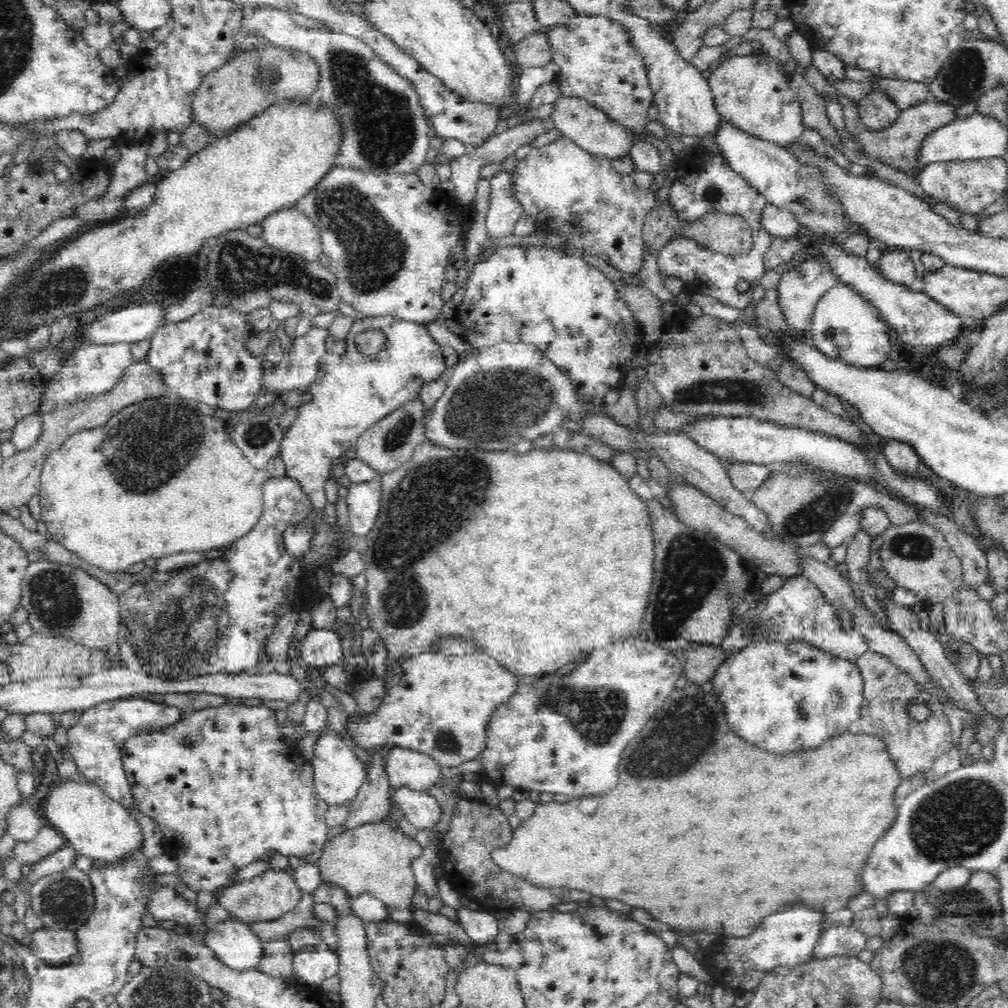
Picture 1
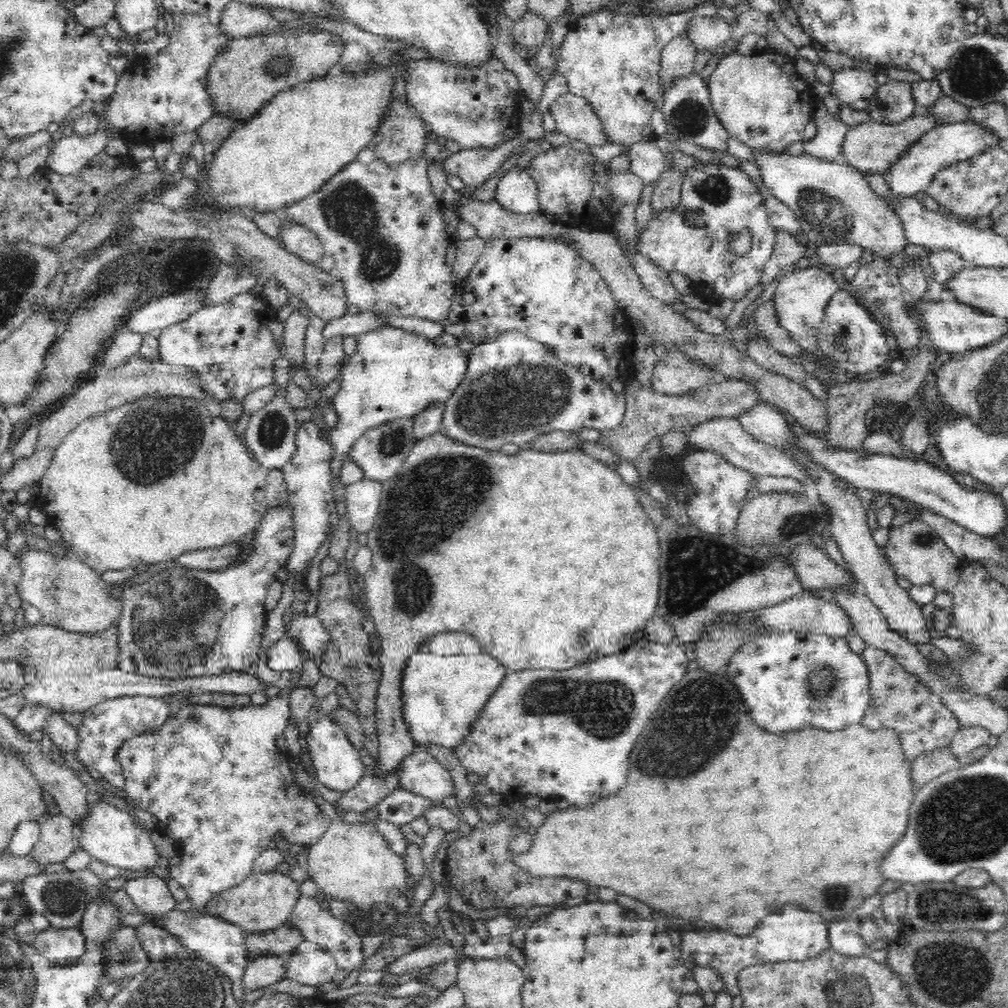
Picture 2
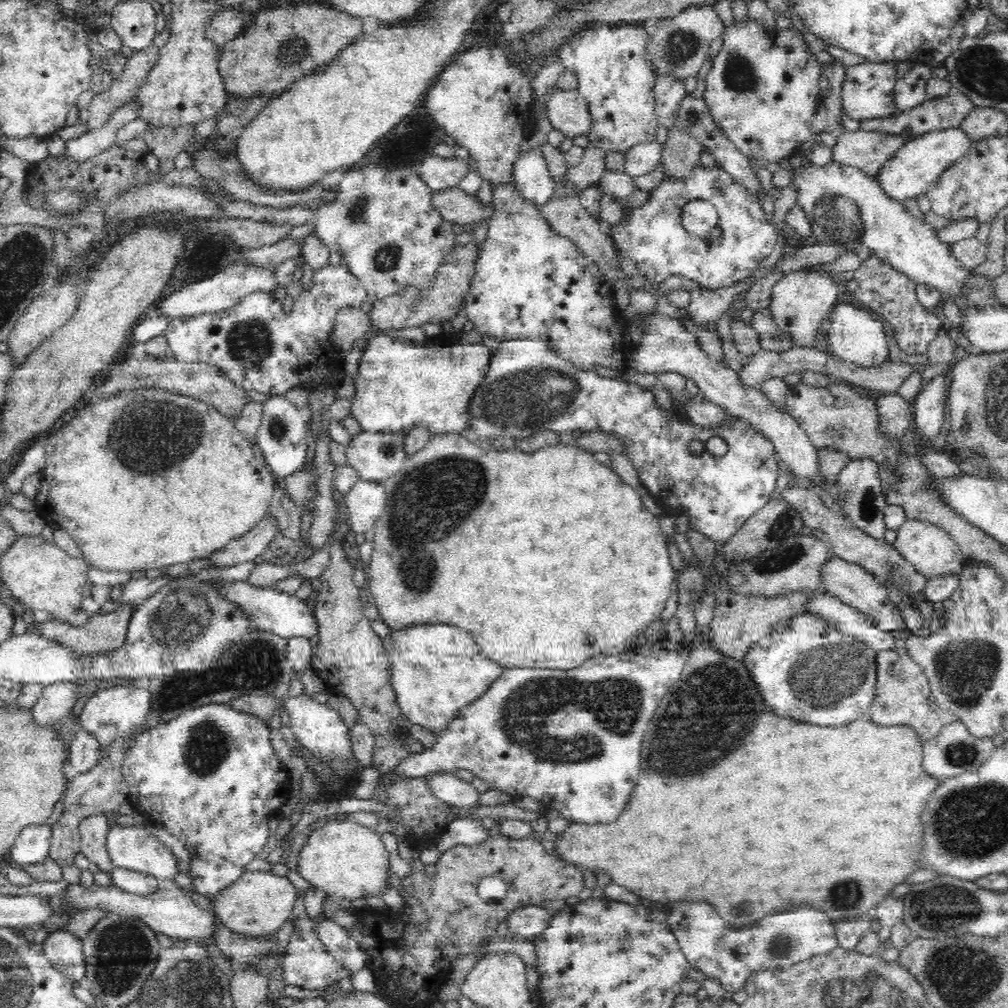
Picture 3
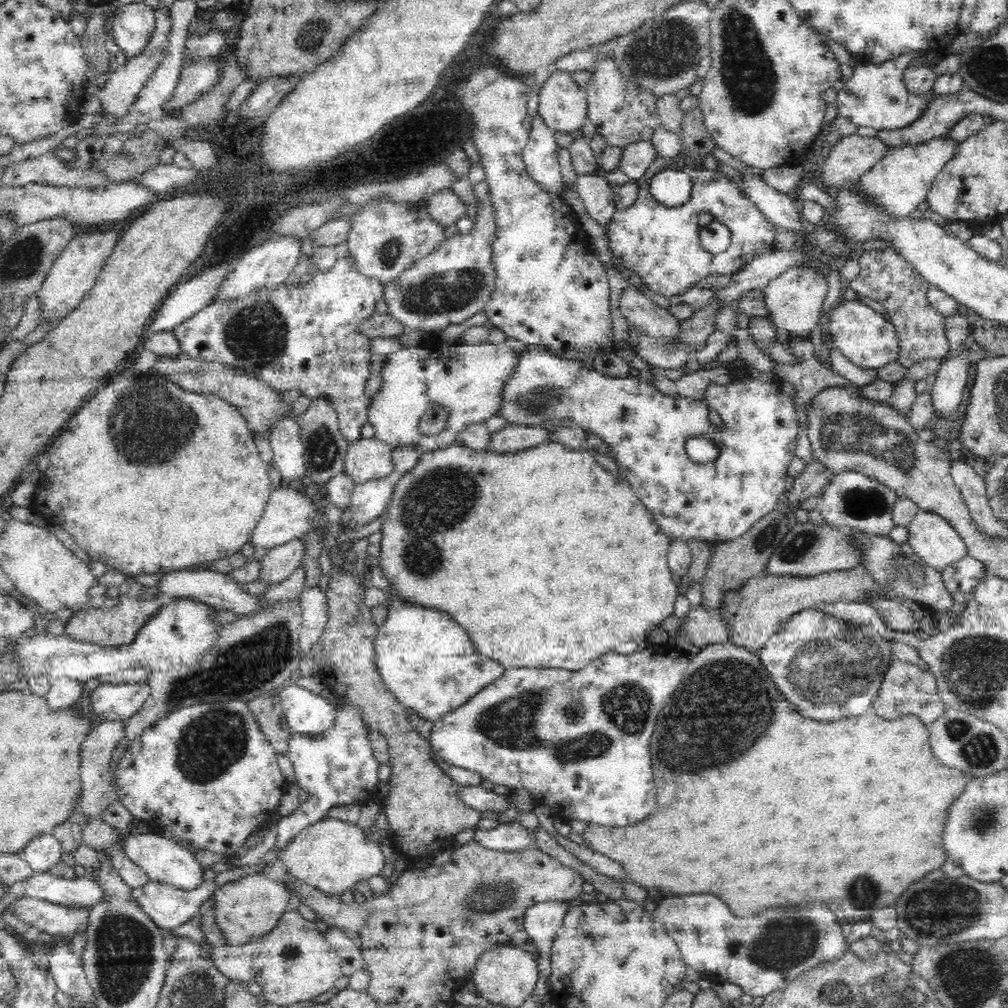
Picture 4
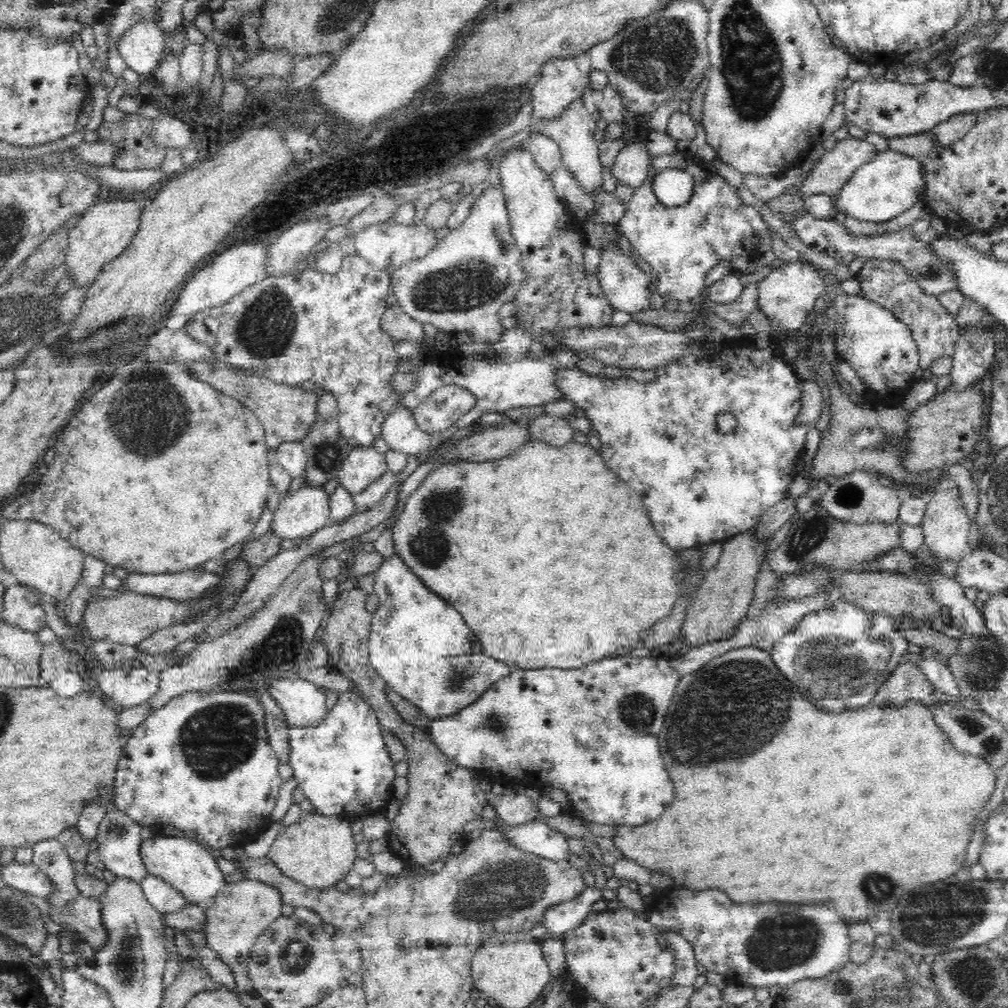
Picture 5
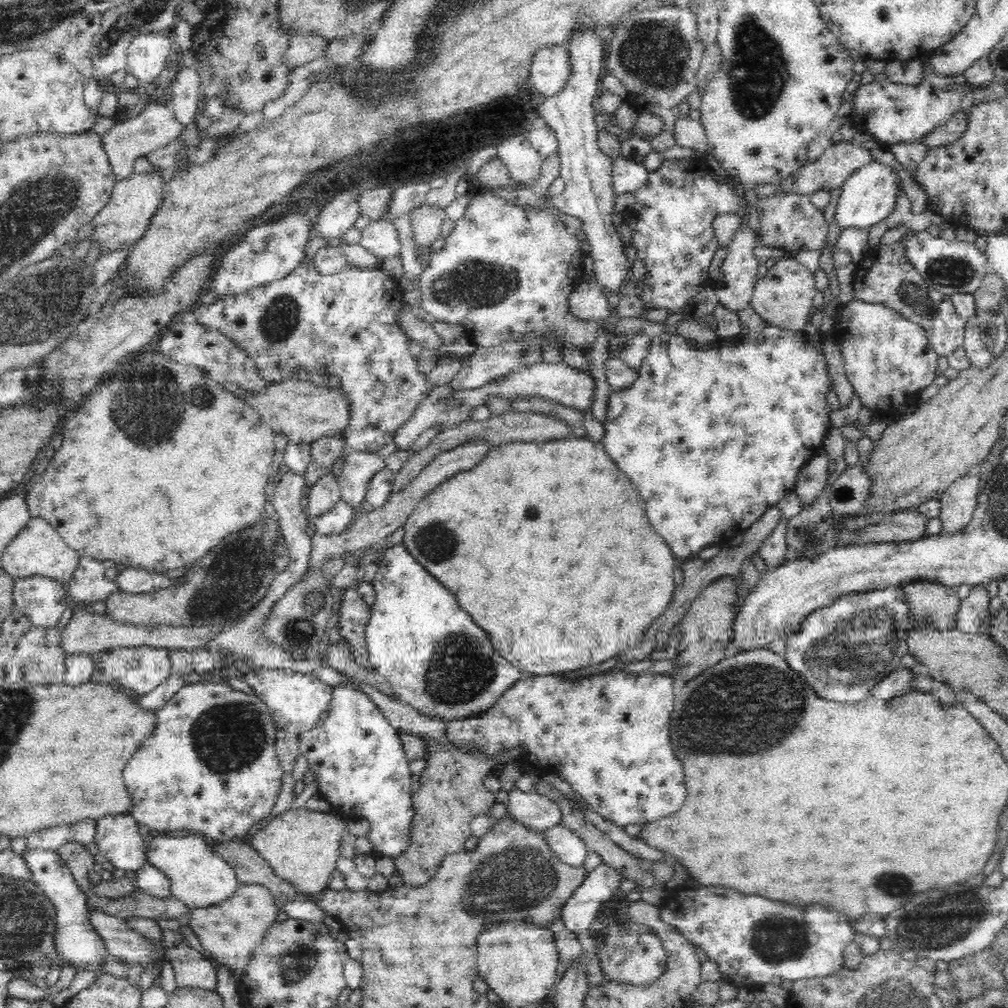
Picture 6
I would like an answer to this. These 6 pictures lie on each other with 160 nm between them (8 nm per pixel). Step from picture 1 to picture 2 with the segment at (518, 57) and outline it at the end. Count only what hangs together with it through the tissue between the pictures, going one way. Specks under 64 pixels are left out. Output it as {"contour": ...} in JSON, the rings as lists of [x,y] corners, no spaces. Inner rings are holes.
{"contour":[[[528,9],[518,20],[513,22],[512,34],[514,40],[522,48],[539,48],[547,36],[549,22]]]}

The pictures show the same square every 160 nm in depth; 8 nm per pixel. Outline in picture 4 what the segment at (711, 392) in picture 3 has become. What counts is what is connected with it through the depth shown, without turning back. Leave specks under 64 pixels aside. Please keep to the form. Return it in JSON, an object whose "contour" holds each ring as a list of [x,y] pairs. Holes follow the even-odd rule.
{"contour":[[[627,284],[618,299],[619,312],[627,319],[632,331],[646,333],[646,335],[675,337],[680,334],[680,321],[668,309],[656,305],[640,288]]]}

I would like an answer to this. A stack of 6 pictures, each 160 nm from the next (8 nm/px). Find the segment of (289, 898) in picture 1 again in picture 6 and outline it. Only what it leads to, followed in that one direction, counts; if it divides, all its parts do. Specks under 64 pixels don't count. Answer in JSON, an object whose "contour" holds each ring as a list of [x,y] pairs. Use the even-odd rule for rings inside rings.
{"contour":[[[241,883],[228,900],[214,906],[189,910],[189,925],[207,950],[209,958],[223,970],[229,969],[238,982],[245,973],[252,951],[275,923],[280,911],[279,905],[266,887]]]}

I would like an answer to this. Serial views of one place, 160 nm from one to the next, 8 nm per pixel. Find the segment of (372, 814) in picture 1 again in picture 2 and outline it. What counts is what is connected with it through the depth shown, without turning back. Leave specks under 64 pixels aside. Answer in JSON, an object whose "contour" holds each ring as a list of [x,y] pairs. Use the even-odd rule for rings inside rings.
{"contour":[[[436,432],[431,434],[430,436],[421,438],[415,442],[415,445],[412,447],[410,454],[406,457],[404,464],[398,474],[385,480],[383,482],[383,493],[382,493],[382,504],[380,506],[380,512],[378,513],[378,520],[376,520],[376,526],[368,532],[368,547],[372,548],[372,564],[368,569],[368,572],[365,572],[365,586],[364,592],[366,593],[366,606],[370,609],[369,614],[374,619],[375,624],[375,632],[381,637],[381,647],[382,654],[380,654],[380,664],[382,665],[382,678],[379,686],[379,692],[377,696],[377,709],[376,709],[376,720],[377,720],[377,733],[379,737],[379,760],[378,764],[376,764],[376,770],[374,774],[377,776],[386,776],[390,770],[394,770],[394,768],[400,766],[402,762],[408,757],[414,754],[416,751],[417,743],[414,741],[412,737],[412,733],[410,733],[410,728],[404,721],[403,712],[402,712],[402,675],[403,668],[406,666],[406,660],[418,650],[418,642],[422,642],[422,640],[426,640],[428,636],[432,636],[432,634],[438,634],[438,632],[444,632],[444,630],[462,630],[462,632],[468,632],[468,634],[472,634],[478,642],[480,642],[480,646],[482,646],[482,652],[486,652],[486,654],[490,654],[490,656],[494,656],[500,664],[504,664],[508,672],[521,671],[522,669],[529,668],[549,668],[555,671],[566,670],[578,664],[582,664],[582,662],[586,662],[586,658],[597,659],[598,657],[606,656],[608,654],[614,654],[616,650],[620,652],[624,646],[630,646],[632,643],[632,632],[636,630],[636,628],[640,628],[640,626],[644,626],[654,614],[656,614],[656,610],[658,610],[658,600],[660,600],[660,578],[662,578],[662,573],[660,573],[660,556],[662,556],[662,552],[660,552],[660,538],[657,532],[657,528],[654,524],[654,521],[647,515],[647,512],[643,509],[643,506],[639,503],[637,494],[634,489],[632,489],[627,483],[622,480],[622,477],[615,470],[616,468],[603,463],[601,460],[596,458],[592,458],[587,454],[584,454],[581,450],[572,449],[558,452],[538,452],[536,450],[525,450],[519,451],[517,454],[508,455],[500,450],[489,451],[485,448],[470,446],[469,444],[464,444],[462,441],[458,439],[454,439],[454,437],[450,437],[450,435],[446,435],[444,433]],[[426,526],[436,526],[438,528],[438,532],[442,532],[442,534],[430,534],[430,538],[426,538],[424,540],[424,534],[426,534]]]}

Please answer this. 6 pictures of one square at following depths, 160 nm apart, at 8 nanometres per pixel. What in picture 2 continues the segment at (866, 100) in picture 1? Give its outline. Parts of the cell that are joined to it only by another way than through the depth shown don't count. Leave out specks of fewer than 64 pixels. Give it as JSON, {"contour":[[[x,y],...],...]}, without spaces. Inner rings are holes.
{"contour":[[[888,80],[880,85],[876,98],[872,98],[866,111],[876,123],[898,123],[915,114],[916,99],[912,82]]]}

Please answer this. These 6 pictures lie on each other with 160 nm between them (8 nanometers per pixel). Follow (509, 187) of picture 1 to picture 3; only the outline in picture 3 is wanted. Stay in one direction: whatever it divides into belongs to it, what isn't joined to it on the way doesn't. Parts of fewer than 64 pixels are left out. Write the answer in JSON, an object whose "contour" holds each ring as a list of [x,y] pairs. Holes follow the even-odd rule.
{"contour":[[[544,147],[524,151],[514,164],[514,177],[522,195],[528,199],[543,205],[556,198],[556,181],[544,157]]]}

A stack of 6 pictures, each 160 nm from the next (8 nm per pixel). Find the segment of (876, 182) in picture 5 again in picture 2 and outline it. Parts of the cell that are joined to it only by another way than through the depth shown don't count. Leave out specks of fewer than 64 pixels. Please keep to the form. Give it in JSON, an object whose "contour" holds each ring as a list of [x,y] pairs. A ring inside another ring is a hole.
{"contour":[[[969,118],[954,124],[936,125],[920,140],[910,145],[910,148],[907,148],[906,152],[891,164],[883,176],[890,190],[897,196],[920,197],[930,186],[937,172],[961,160],[968,160],[985,148],[996,144],[998,144],[997,140],[985,128],[974,124]]]}

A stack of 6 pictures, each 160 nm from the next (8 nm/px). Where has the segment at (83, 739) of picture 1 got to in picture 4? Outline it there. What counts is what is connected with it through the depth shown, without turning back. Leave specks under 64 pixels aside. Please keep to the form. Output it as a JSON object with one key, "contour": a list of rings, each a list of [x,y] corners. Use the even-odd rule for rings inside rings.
{"contour":[[[100,679],[100,684],[90,694],[92,711],[101,720],[128,721],[142,708],[150,693],[148,680],[128,682],[128,684],[110,684]]]}

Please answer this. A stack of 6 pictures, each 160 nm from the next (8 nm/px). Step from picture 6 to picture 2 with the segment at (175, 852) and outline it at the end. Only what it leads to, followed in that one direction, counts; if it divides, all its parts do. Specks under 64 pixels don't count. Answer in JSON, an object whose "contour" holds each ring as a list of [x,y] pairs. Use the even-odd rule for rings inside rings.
{"contour":[[[98,801],[91,806],[90,817],[75,824],[77,840],[80,847],[86,849],[92,858],[100,860],[104,865],[122,870],[154,870],[162,867],[164,860],[154,846],[150,831],[147,831],[132,812],[123,812],[117,807]]]}

